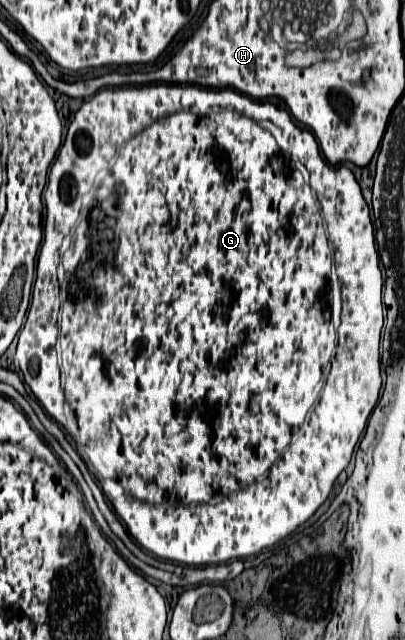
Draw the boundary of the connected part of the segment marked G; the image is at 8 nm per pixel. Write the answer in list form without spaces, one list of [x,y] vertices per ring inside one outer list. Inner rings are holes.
[[[158,83],[156,85],[142,85],[142,87],[108,87],[108,89],[98,91],[90,101],[86,101],[76,111],[74,121],[68,127],[66,141],[60,147],[60,151],[56,155],[56,161],[50,167],[48,185],[44,189],[44,205],[46,205],[44,241],[42,241],[40,255],[38,255],[38,265],[36,265],[36,283],[34,283],[34,291],[32,291],[32,303],[30,303],[28,313],[26,313],[26,323],[20,329],[20,339],[18,339],[16,347],[16,361],[20,365],[20,371],[24,375],[26,385],[32,389],[36,399],[42,403],[44,411],[56,423],[60,423],[60,427],[76,441],[76,451],[82,455],[88,470],[101,485],[103,493],[108,501],[112,503],[116,515],[124,521],[128,533],[136,539],[136,543],[142,549],[150,551],[152,555],[156,555],[160,559],[168,559],[168,561],[176,561],[176,563],[184,563],[184,565],[216,565],[216,563],[226,563],[226,561],[232,561],[232,559],[244,559],[244,557],[250,557],[250,555],[258,555],[264,547],[272,547],[274,543],[278,543],[280,539],[284,539],[292,531],[296,531],[328,499],[336,477],[348,467],[352,451],[354,451],[362,431],[366,429],[366,423],[368,423],[368,417],[370,417],[372,409],[376,407],[378,391],[380,391],[380,385],[382,385],[378,343],[380,343],[380,331],[382,331],[382,319],[384,319],[382,317],[384,307],[382,307],[382,297],[380,297],[384,281],[382,281],[382,271],[380,271],[380,265],[378,265],[378,253],[376,253],[376,247],[374,247],[374,229],[372,229],[372,221],[370,221],[370,211],[368,211],[368,205],[366,205],[366,201],[362,197],[360,185],[356,183],[352,171],[348,167],[344,167],[344,165],[330,165],[322,157],[312,133],[308,129],[296,125],[290,113],[268,101],[254,100],[234,89],[216,90],[198,85],[178,85],[176,83]],[[118,221],[132,223],[132,227],[130,229],[118,229],[118,225],[122,225]],[[59,265],[64,267],[64,281],[60,283],[60,288],[59,279],[56,277],[56,267]]]

